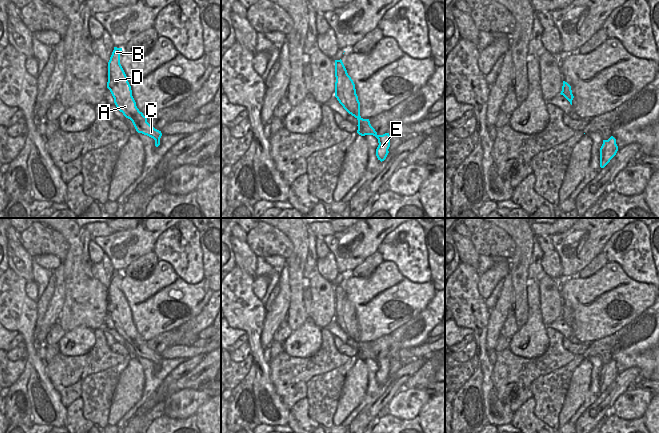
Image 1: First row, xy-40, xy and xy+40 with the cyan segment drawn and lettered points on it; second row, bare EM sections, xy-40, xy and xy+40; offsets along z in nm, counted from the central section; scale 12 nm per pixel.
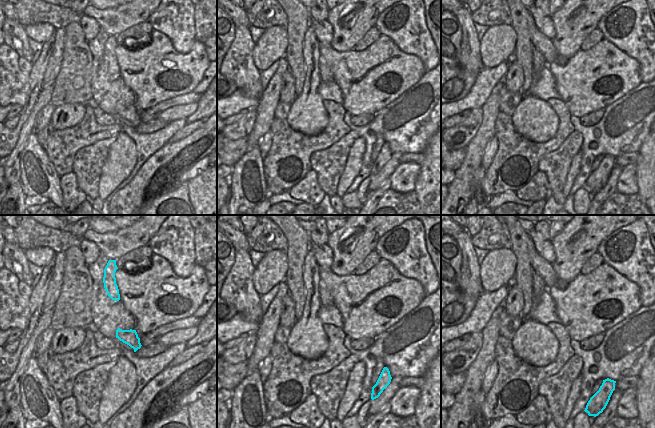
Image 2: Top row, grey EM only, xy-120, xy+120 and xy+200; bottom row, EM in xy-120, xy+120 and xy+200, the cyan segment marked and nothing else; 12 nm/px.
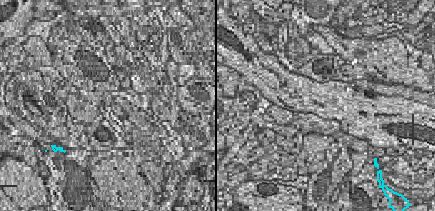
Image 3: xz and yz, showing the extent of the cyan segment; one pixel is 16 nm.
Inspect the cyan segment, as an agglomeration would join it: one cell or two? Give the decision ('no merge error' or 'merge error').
no merge error

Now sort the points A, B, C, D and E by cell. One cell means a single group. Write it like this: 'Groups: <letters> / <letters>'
Groups: A B C D E

